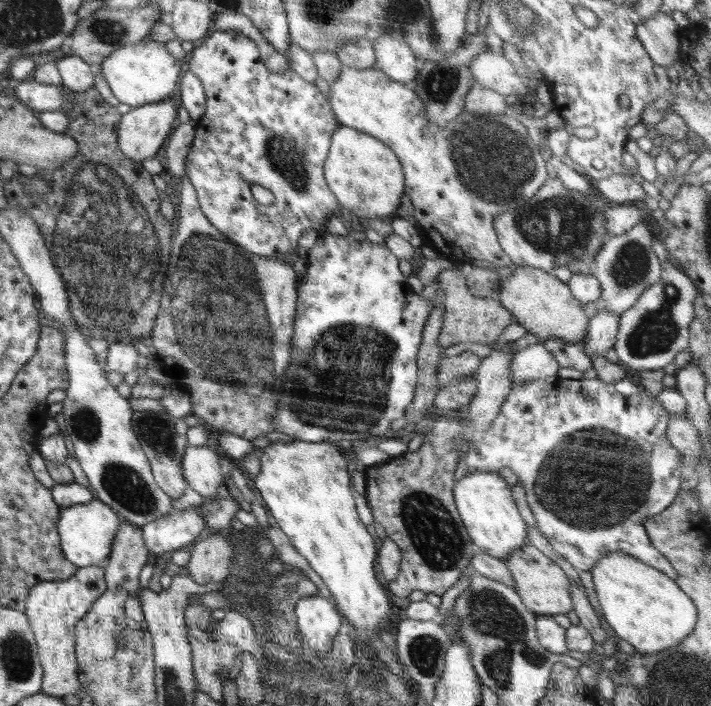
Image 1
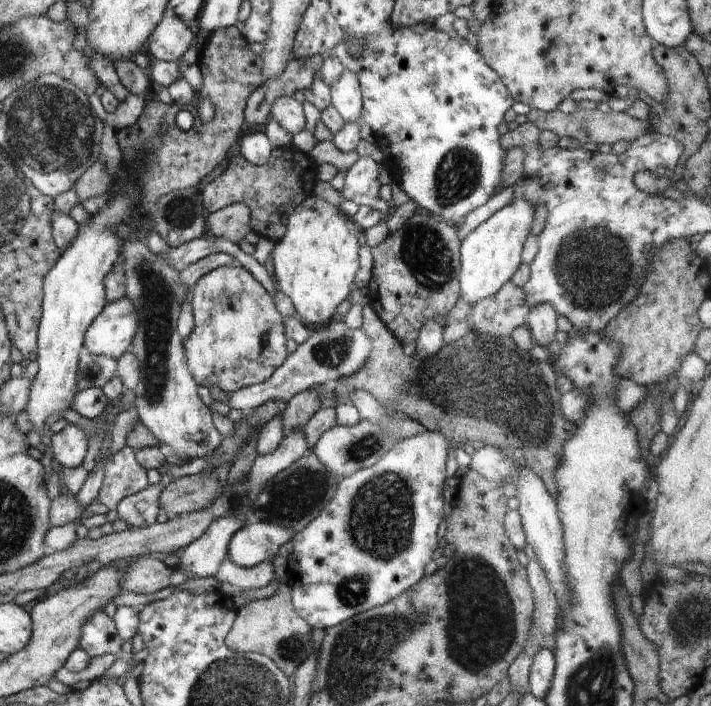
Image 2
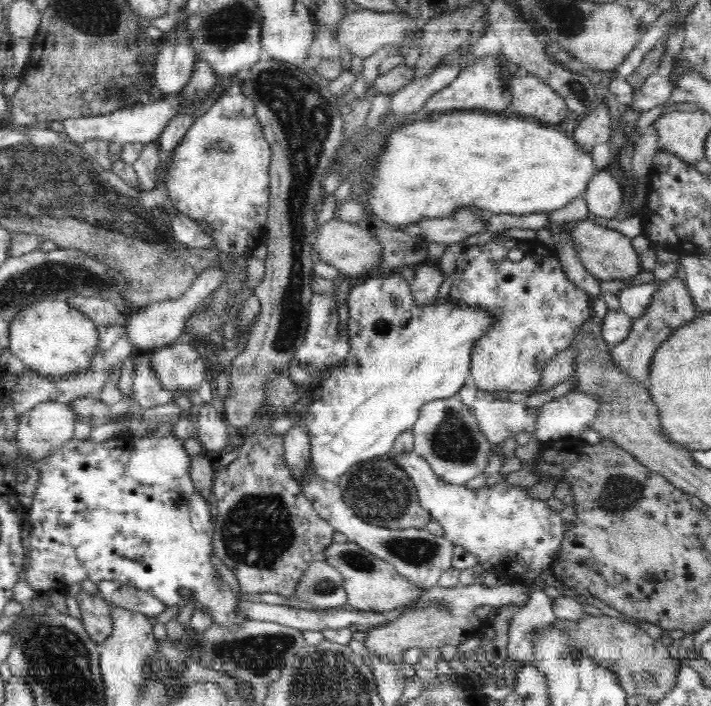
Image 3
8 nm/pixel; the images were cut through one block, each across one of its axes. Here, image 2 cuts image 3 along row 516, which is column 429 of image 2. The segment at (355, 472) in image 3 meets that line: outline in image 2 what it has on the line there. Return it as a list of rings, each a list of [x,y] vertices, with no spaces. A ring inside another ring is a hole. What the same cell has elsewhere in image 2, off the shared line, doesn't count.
[[[367,302],[363,303],[361,328],[373,341],[373,352],[369,355],[367,364],[357,374],[334,384],[337,395],[347,399],[352,391],[364,390],[371,393],[384,408],[416,420],[428,431],[441,433],[441,436],[455,445],[466,442],[490,444],[501,447],[509,455],[508,450],[513,452],[520,448],[524,452],[526,465],[538,474],[548,493],[554,498],[557,497],[554,474],[561,462],[562,444],[575,432],[574,424],[565,420],[561,412],[561,394],[556,388],[558,374],[552,362],[548,364],[537,360],[529,351],[518,348],[512,337],[495,338],[471,330],[456,342],[444,344],[433,358],[420,361],[416,354],[404,354],[401,342],[392,335]]]

